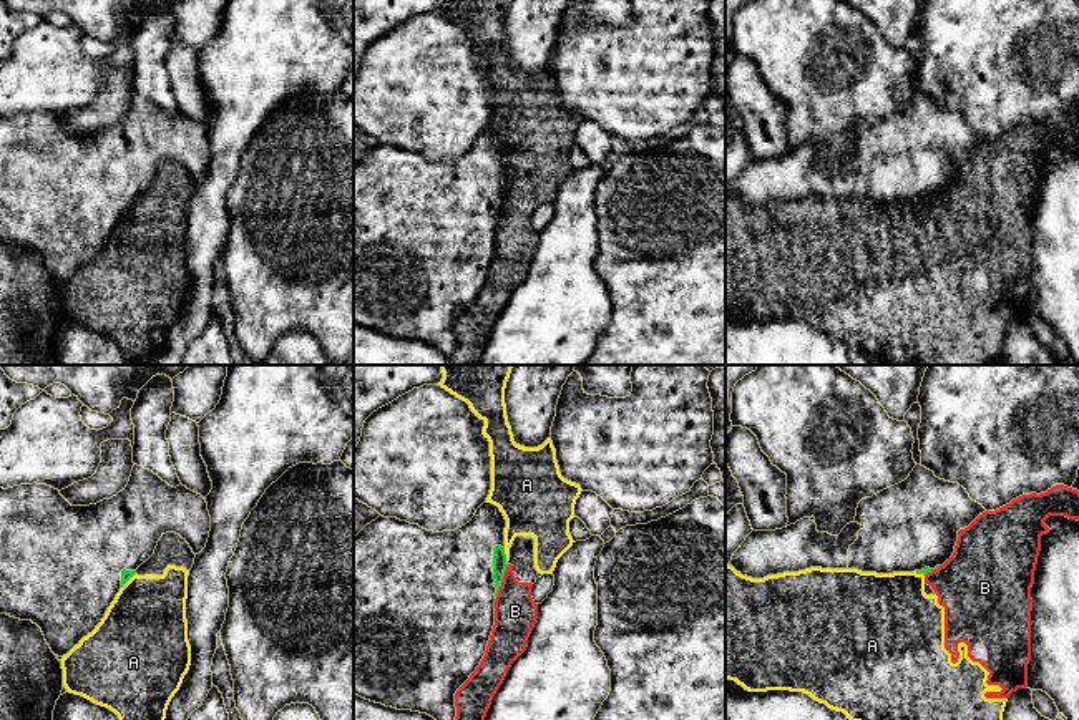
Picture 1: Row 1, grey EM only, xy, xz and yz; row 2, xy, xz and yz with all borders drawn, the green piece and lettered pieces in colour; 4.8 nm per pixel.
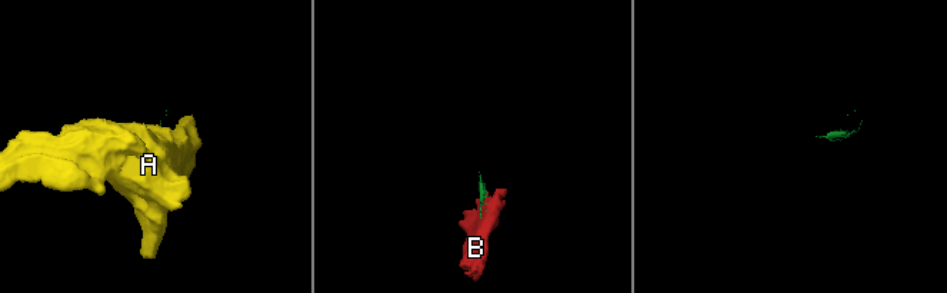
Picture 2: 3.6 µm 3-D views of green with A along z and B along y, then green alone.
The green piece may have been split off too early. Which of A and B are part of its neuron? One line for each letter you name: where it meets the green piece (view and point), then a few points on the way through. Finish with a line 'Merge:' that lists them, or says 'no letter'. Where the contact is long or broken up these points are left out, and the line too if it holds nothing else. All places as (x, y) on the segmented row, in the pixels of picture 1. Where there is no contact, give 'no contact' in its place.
Merge: no letter

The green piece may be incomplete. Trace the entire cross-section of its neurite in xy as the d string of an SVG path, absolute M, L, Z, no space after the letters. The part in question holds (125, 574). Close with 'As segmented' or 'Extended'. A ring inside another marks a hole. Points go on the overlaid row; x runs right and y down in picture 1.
M138 465L123 491L90 506L71 506L58 489L46 484L0 488L0 614L37 624L51 652L63 657L96 629L120 589L154 554L163 534L179 534L199 554L209 531L211 516L201 494L183 484L173 488Z. Extended

